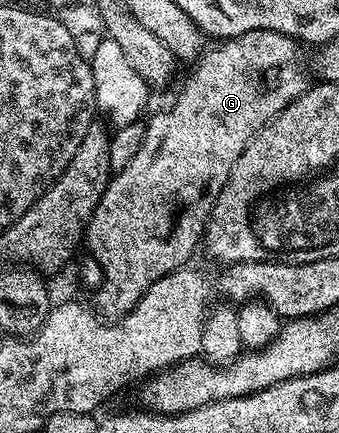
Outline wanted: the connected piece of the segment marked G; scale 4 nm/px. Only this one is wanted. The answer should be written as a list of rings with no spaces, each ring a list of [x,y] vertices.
[[[263,29],[262,31],[250,31],[249,33],[244,33],[241,35],[241,37],[234,37],[228,40],[225,40],[223,43],[217,44],[220,45],[217,47],[217,49],[208,49],[205,48],[203,52],[201,52],[200,56],[196,58],[194,64],[191,66],[192,69],[188,73],[188,78],[185,79],[184,82],[180,85],[180,90],[177,91],[176,94],[172,97],[172,102],[169,103],[168,106],[165,107],[165,109],[160,109],[157,111],[156,114],[153,115],[152,118],[147,118],[146,124],[144,126],[144,138],[142,139],[142,147],[138,147],[138,155],[134,155],[134,159],[130,159],[130,163],[126,163],[126,167],[122,167],[116,174],[109,180],[108,186],[106,187],[106,191],[102,195],[102,199],[98,203],[98,207],[92,212],[92,218],[88,220],[88,224],[86,226],[86,245],[88,241],[88,249],[90,252],[91,260],[94,260],[98,263],[98,267],[100,268],[101,275],[103,277],[103,280],[100,282],[98,288],[95,290],[96,293],[96,301],[94,300],[94,305],[97,310],[101,314],[104,315],[119,315],[122,313],[128,313],[130,312],[133,307],[138,303],[138,299],[142,299],[142,295],[144,292],[154,284],[158,279],[162,279],[166,275],[170,275],[174,270],[176,269],[182,269],[185,268],[189,264],[188,261],[192,257],[192,252],[195,251],[197,248],[198,250],[201,248],[202,245],[202,238],[204,236],[204,231],[208,227],[208,219],[212,216],[212,208],[216,205],[216,200],[218,199],[218,195],[220,192],[224,190],[225,183],[228,182],[228,176],[232,174],[232,168],[234,167],[234,163],[240,158],[242,155],[242,151],[244,148],[246,148],[250,142],[252,142],[252,137],[254,134],[258,132],[259,129],[264,128],[265,125],[268,124],[269,121],[274,120],[279,113],[284,110],[291,101],[294,99],[298,99],[300,96],[303,95],[307,91],[307,89],[310,87],[310,80],[308,81],[308,73],[310,77],[310,69],[309,66],[306,64],[306,57],[304,61],[304,53],[302,50],[301,42],[297,41],[294,37],[287,37],[286,35],[282,35],[278,31],[266,31]]]

